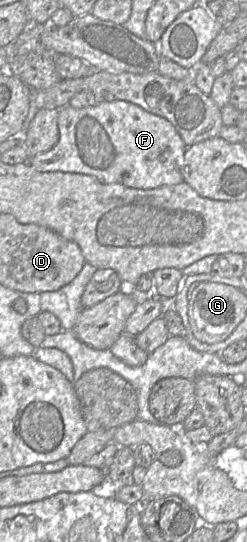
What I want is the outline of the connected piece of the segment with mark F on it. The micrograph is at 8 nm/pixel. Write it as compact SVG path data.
M123 100L100 102L85 108L74 108L68 104L59 109L58 130L57 143L47 152L28 158L25 162L27 165L39 172L80 173L106 184L120 184L136 189L152 189L184 181L182 162L187 145L167 119L136 104Z

